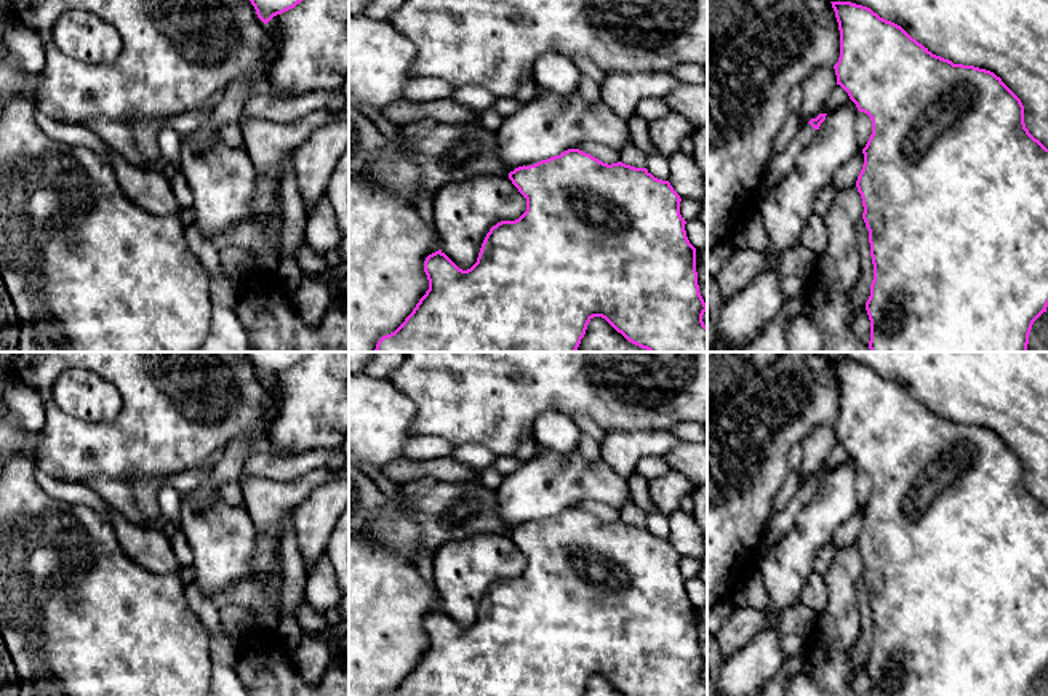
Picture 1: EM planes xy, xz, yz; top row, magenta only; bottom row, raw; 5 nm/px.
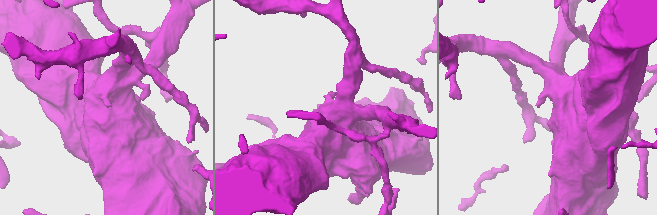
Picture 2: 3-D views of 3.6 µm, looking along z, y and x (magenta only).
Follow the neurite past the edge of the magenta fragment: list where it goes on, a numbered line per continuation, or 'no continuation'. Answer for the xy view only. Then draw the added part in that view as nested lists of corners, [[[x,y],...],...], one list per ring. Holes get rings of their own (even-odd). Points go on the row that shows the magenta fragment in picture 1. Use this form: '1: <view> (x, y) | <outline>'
no continuation

